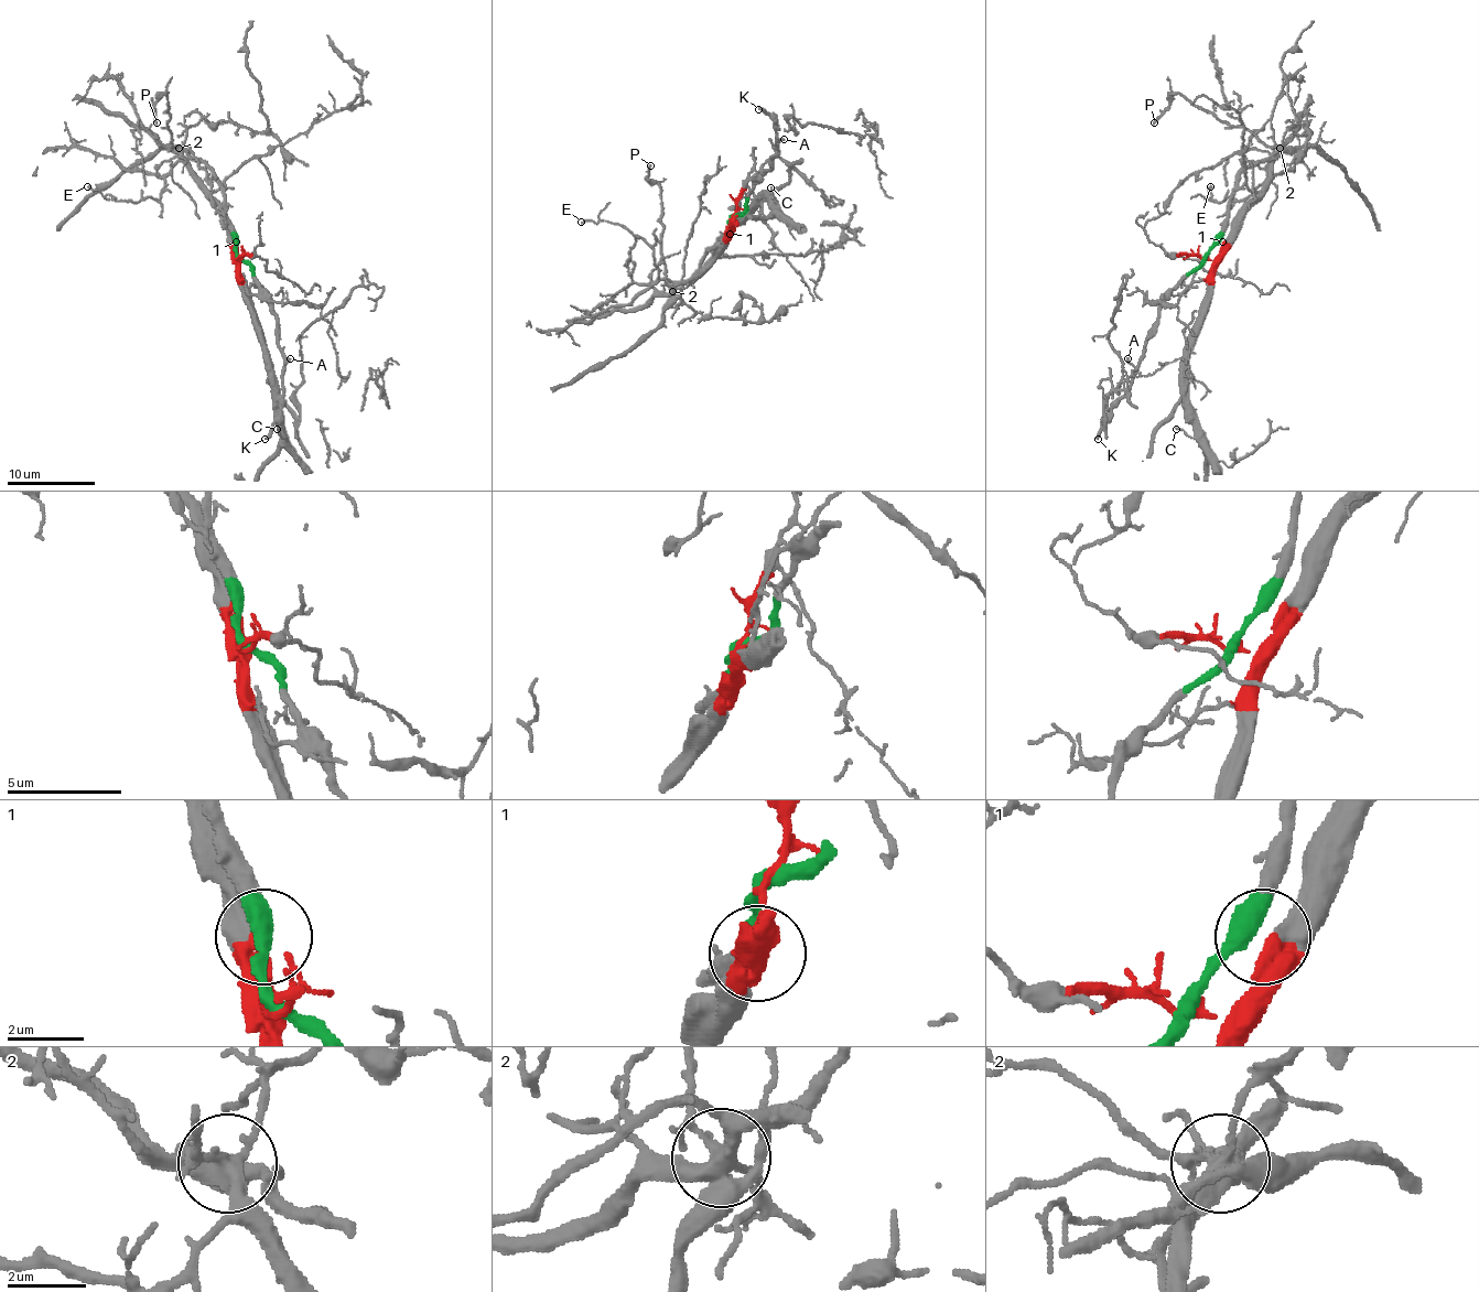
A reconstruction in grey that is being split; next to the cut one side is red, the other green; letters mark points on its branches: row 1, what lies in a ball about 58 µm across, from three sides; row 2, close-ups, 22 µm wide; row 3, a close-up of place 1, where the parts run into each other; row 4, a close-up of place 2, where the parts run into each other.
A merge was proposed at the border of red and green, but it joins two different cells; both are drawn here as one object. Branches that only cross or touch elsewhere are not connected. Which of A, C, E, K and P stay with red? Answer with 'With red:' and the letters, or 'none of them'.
With red: C, E

